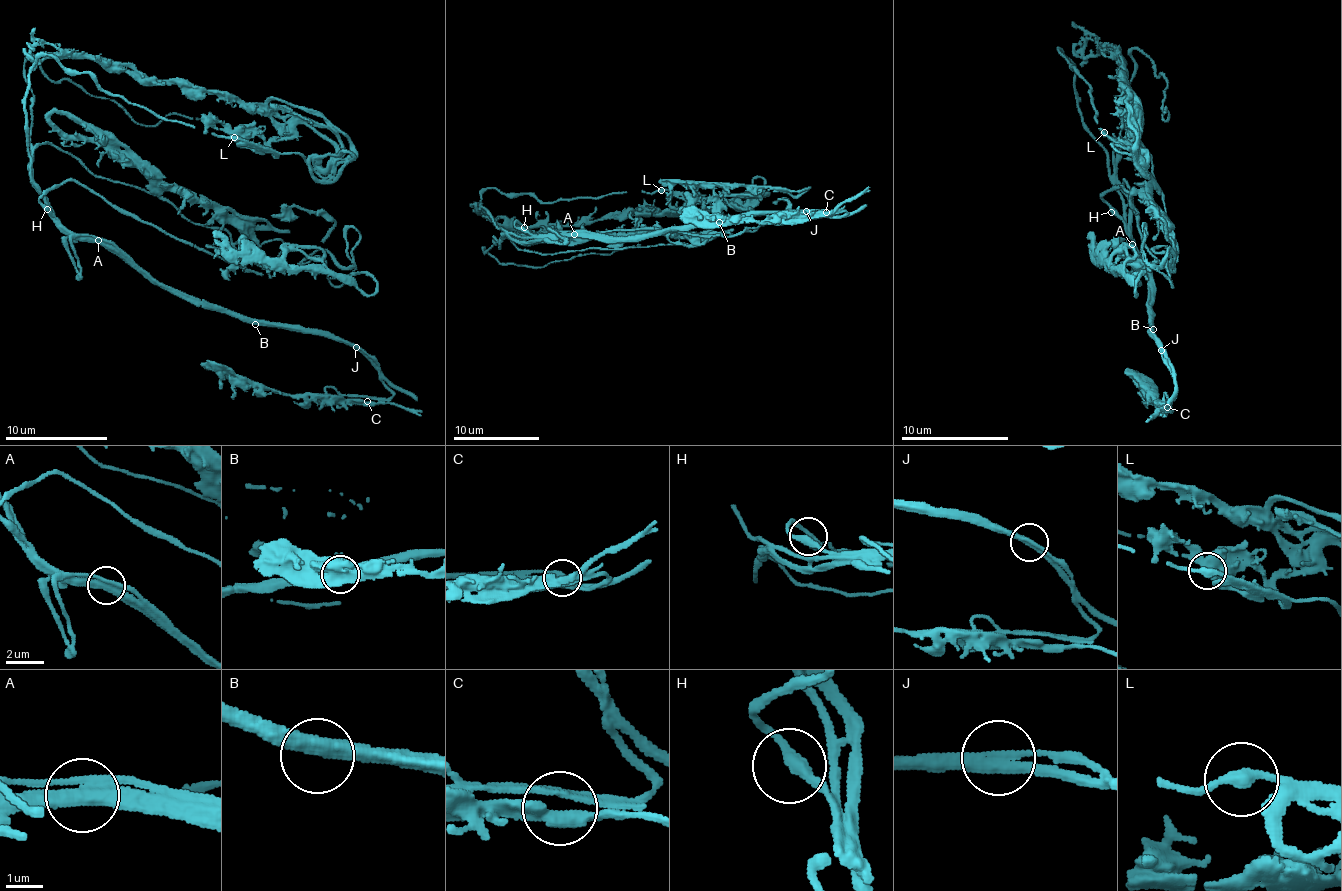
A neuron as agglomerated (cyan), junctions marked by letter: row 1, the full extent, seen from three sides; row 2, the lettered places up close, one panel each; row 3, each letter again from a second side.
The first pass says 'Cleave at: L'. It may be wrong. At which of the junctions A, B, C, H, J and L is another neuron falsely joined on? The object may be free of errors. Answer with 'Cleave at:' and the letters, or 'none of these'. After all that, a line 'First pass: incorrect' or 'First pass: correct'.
Cleave at: none of these
First pass: incorrect

